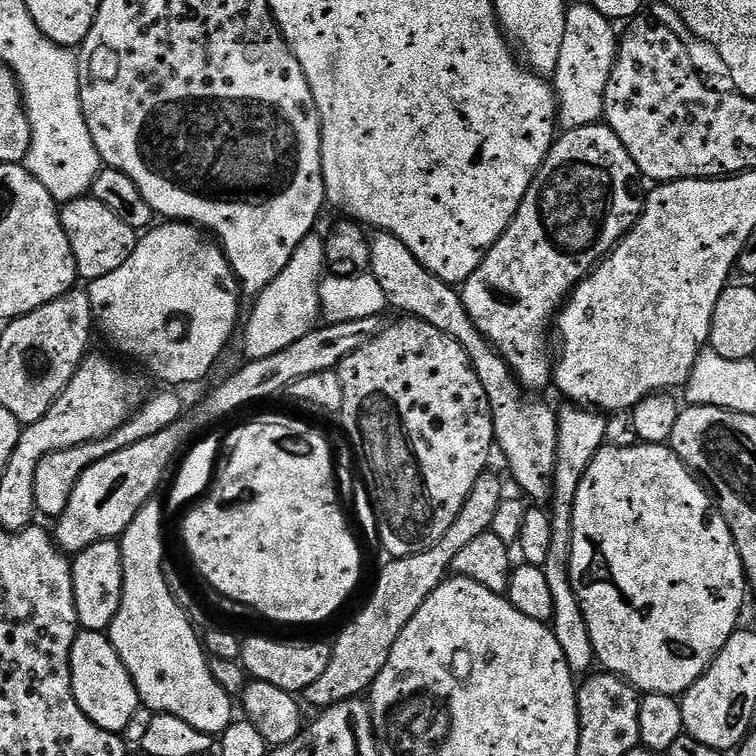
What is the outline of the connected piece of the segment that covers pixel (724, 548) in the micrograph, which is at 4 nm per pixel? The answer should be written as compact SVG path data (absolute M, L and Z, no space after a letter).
M633 442L634 444L628 444L625 448L611 448L611 446L605 446L600 449L600 453L592 459L590 466L586 470L586 474L582 478L582 482L578 486L578 494L574 498L574 522L572 523L572 553L570 554L570 562L568 563L568 573L572 579L572 589L574 594L578 598L578 602L582 606L582 614L584 615L584 621L586 626L590 630L590 642L592 648L596 651L596 660L599 667L605 672L613 672L616 676L621 678L627 683L632 685L633 688L639 690L644 694L662 694L663 696L674 696L677 698L683 697L684 693L688 691L690 686L694 686L694 682L698 682L698 678L702 678L702 674L712 663L717 654L722 650L722 646L726 646L726 642L732 637L738 630L736 624L740 620L740 611L744 608L744 592L749 591L748 582L744 575L744 567L742 566L742 558L738 554L736 549L736 543L734 538L730 534L730 526L724 521L723 516L719 514L713 514L708 516L708 500L710 504L710 492L707 487L701 481L697 480L693 476L692 471L687 468L686 465L680 461L678 454L673 452L671 447L667 443L665 444L646 444L641 442Z

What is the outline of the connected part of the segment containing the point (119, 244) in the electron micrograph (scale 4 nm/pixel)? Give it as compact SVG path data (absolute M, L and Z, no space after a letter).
M84 195L79 200L72 200L60 208L62 230L66 230L66 238L70 242L70 250L74 254L76 275L81 281L91 282L106 274L114 274L126 258L136 248L137 229L126 226L122 218L110 211L102 202L93 200L91 195Z

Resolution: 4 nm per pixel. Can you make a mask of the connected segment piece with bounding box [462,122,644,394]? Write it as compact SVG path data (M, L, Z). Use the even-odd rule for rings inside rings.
M599 122L590 125L582 125L576 129L565 131L563 135L561 135L559 139L557 139L555 143L553 143L552 149L548 151L548 157L546 157L546 159L542 162L542 166L539 168L539 170L537 170L536 177L533 178L531 186L529 186L526 190L526 194L522 198L522 202L518 206L518 210L516 211L516 213L514 214L514 218L510 222L510 226L506 229L506 231L504 231L504 233L500 235L500 237L498 238L498 242L492 247L492 249L489 250L488 253L486 253L486 255L484 256L484 261L482 261L482 263L480 263L480 265L478 266L478 270L474 270L474 274L470 274L470 278L464 281L462 285L464 305L466 306L466 310L470 314L470 318L474 322L474 326L478 326L478 330L480 331L480 333L482 333L482 335L484 335L484 337L486 337L486 339L491 344L493 344L493 346L495 346L496 351L500 353L500 357L502 357L502 359L506 361L506 363L508 363L510 367L512 367L512 372L516 375L516 379L519 380L520 387L527 390L529 393L540 394L540 391L542 391L543 388L547 386L547 384L549 387L549 385L553 383L554 356L553 353L548 353L547 332L548 328L550 332L550 325L553 323L554 317L557 315L557 313L559 313L564 301L568 299L572 289L575 288L576 285L579 284L580 281L583 280L584 277L587 276L588 273L591 272L592 269L595 268L596 265L599 264L600 261L603 260L604 257L607 256L613 248L615 248L616 243L618 243L618 241L620 241L622 237L624 237L628 233L628 231L630 231L630 229L633 228L634 225L636 225L637 218L639 218L641 212L644 211L644 200L642 199L642 192L640 196L639 190L636 189L636 180L638 181L638 173L636 171L636 163L634 162L634 158L630 158L630 154L626 150L626 146L622 146L622 142L616 137L616 135L614 134L614 130L610 130L607 124Z

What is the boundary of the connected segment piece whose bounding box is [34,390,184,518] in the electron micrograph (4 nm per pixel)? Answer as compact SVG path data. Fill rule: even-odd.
M164 390L157 396L149 395L144 403L132 413L130 419L118 430L114 430L110 435L103 436L100 440L91 440L85 444L79 444L66 450L51 452L42 462L38 462L36 473L34 474L34 502L37 513L42 517L51 516L57 518L66 510L67 502L77 486L78 480L94 462L102 462L110 454L118 450L126 450L126 446L134 446L134 442L142 442L142 438L151 438L153 434L158 434L158 430L166 430L175 420L181 419L184 404L175 396L175 391Z

